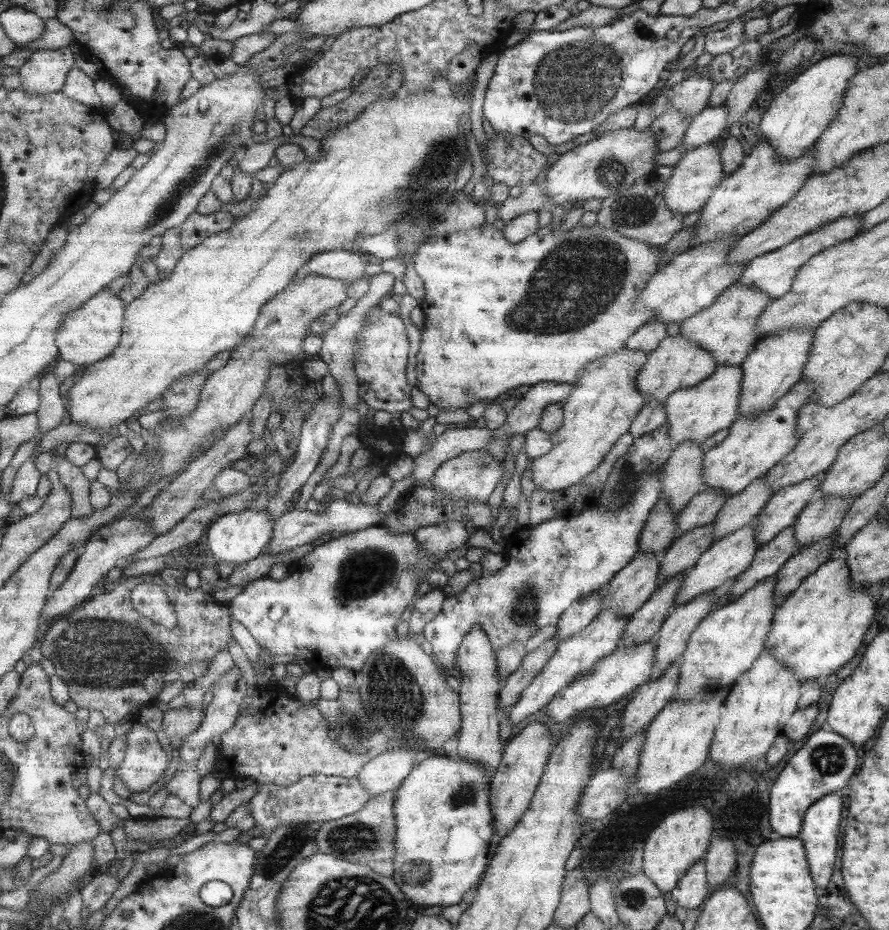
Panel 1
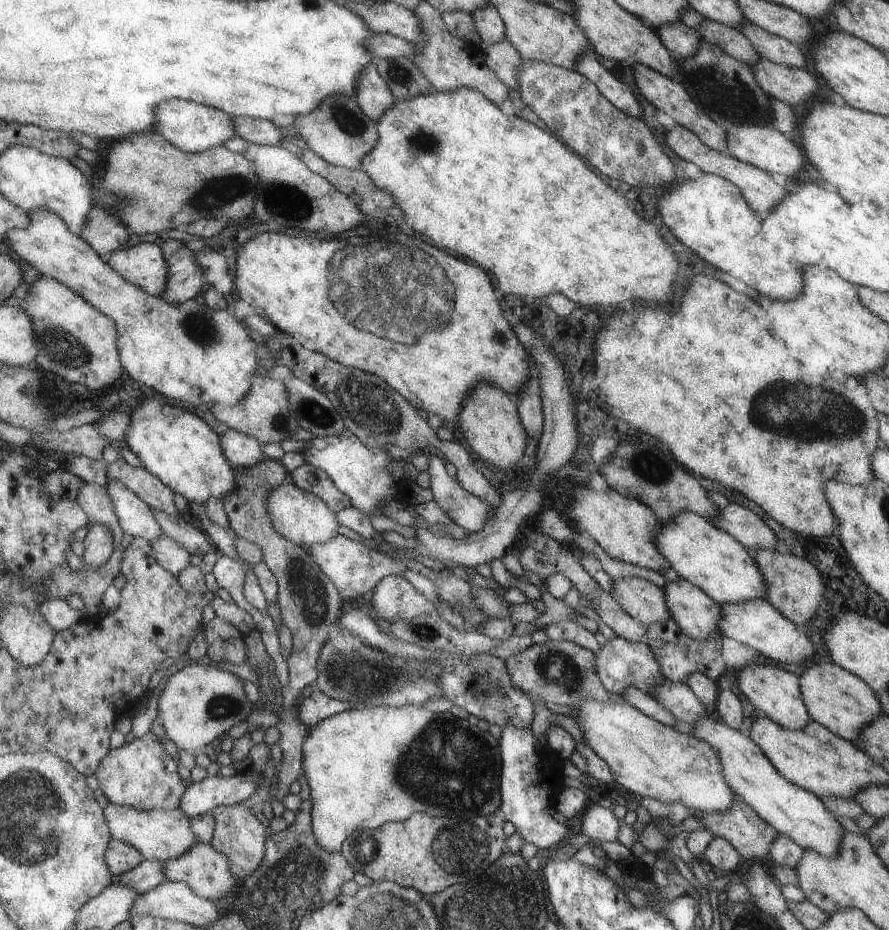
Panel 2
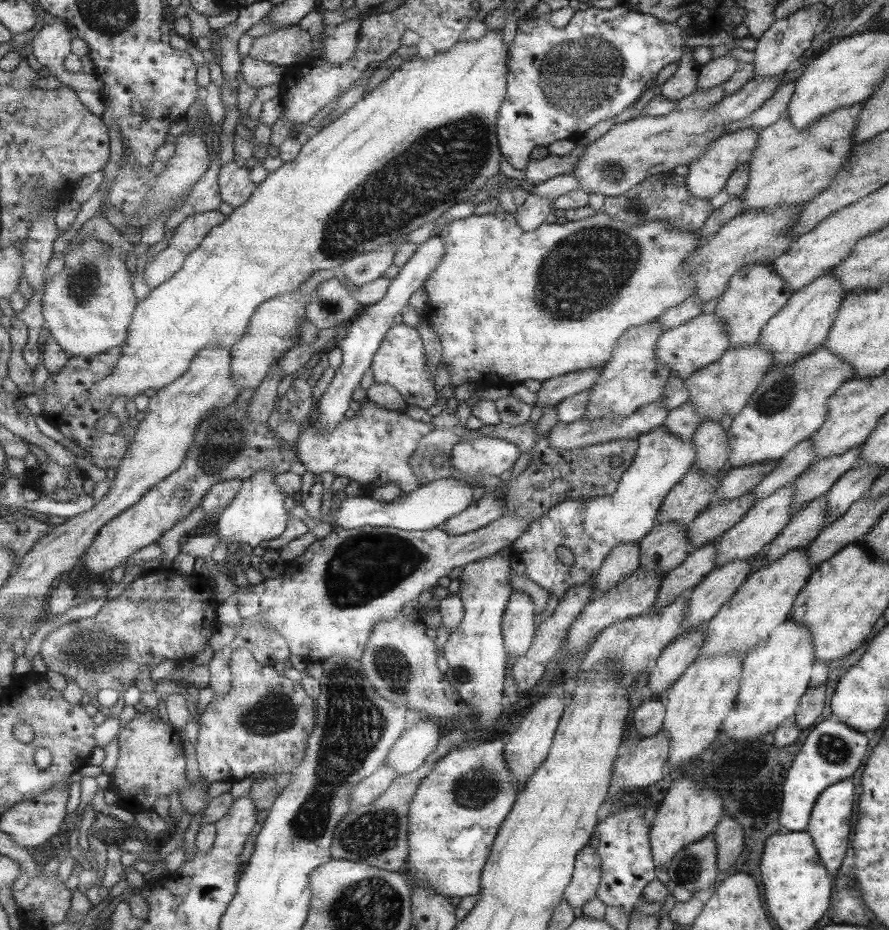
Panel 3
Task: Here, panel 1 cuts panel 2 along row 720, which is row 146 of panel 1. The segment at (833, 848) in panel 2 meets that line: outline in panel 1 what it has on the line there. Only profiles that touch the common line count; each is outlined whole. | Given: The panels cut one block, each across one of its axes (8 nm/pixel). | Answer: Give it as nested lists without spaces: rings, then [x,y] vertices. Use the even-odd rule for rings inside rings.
[[[707,143],[699,148],[685,151],[680,160],[673,166],[672,175],[666,181],[664,203],[668,208],[667,210],[671,210],[671,214],[681,214],[681,216],[701,210],[723,177],[719,148]]]

